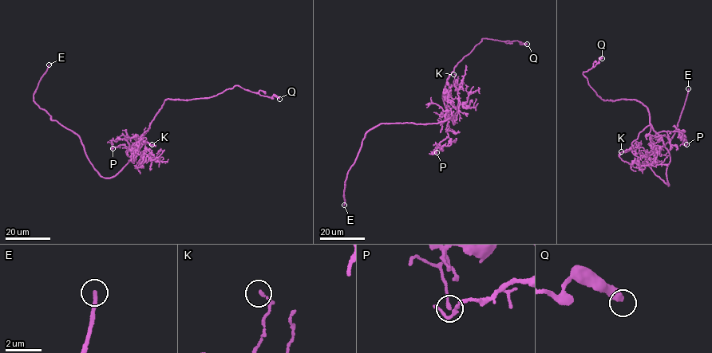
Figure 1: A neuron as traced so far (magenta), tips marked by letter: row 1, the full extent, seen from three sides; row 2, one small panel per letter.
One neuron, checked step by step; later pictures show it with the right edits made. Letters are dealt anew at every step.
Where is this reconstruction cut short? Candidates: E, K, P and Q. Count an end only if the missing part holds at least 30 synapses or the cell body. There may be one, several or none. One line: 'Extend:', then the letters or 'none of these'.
Extend: E

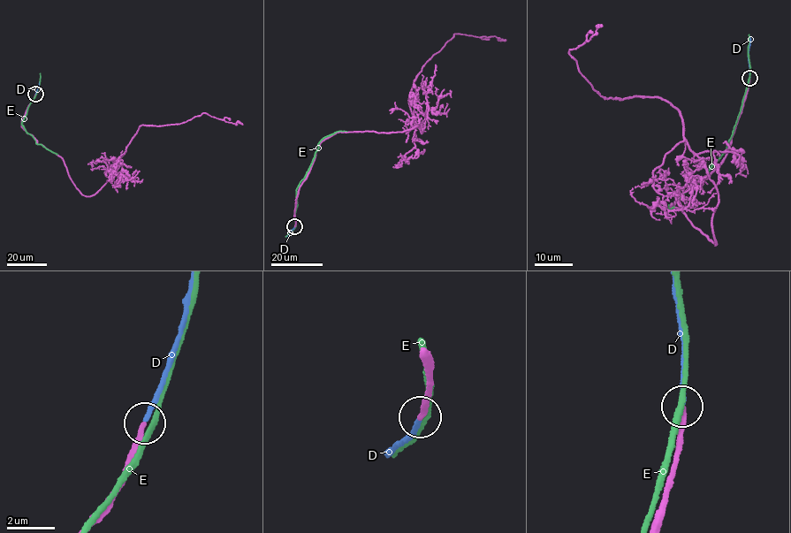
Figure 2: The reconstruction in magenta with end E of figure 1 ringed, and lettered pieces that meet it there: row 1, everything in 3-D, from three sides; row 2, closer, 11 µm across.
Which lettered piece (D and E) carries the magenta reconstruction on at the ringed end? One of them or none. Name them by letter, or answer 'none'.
D

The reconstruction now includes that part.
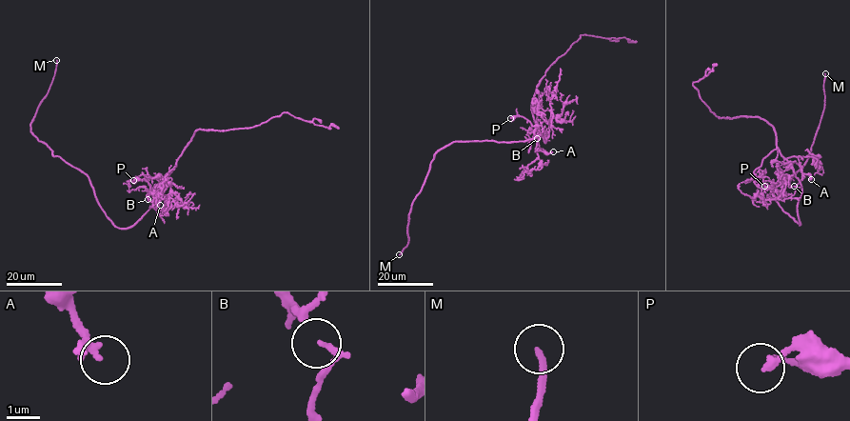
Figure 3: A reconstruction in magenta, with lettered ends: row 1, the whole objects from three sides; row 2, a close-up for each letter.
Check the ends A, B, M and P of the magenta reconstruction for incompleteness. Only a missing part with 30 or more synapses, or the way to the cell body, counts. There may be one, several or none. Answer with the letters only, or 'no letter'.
M

